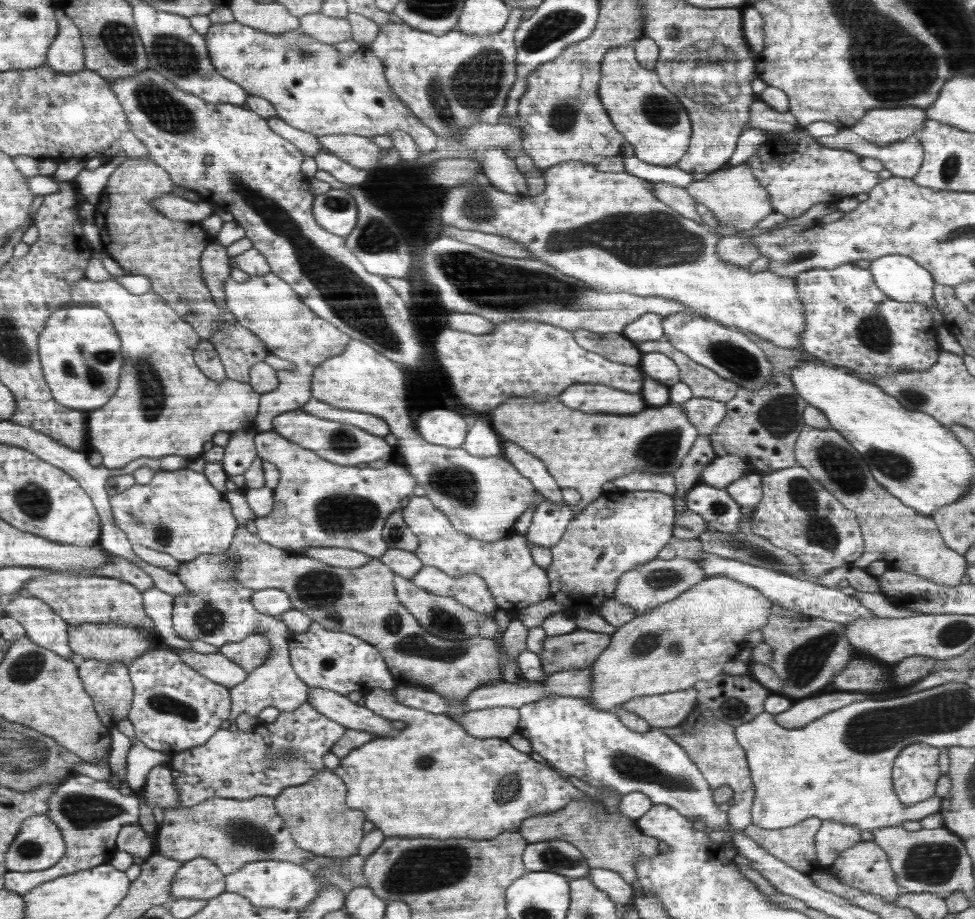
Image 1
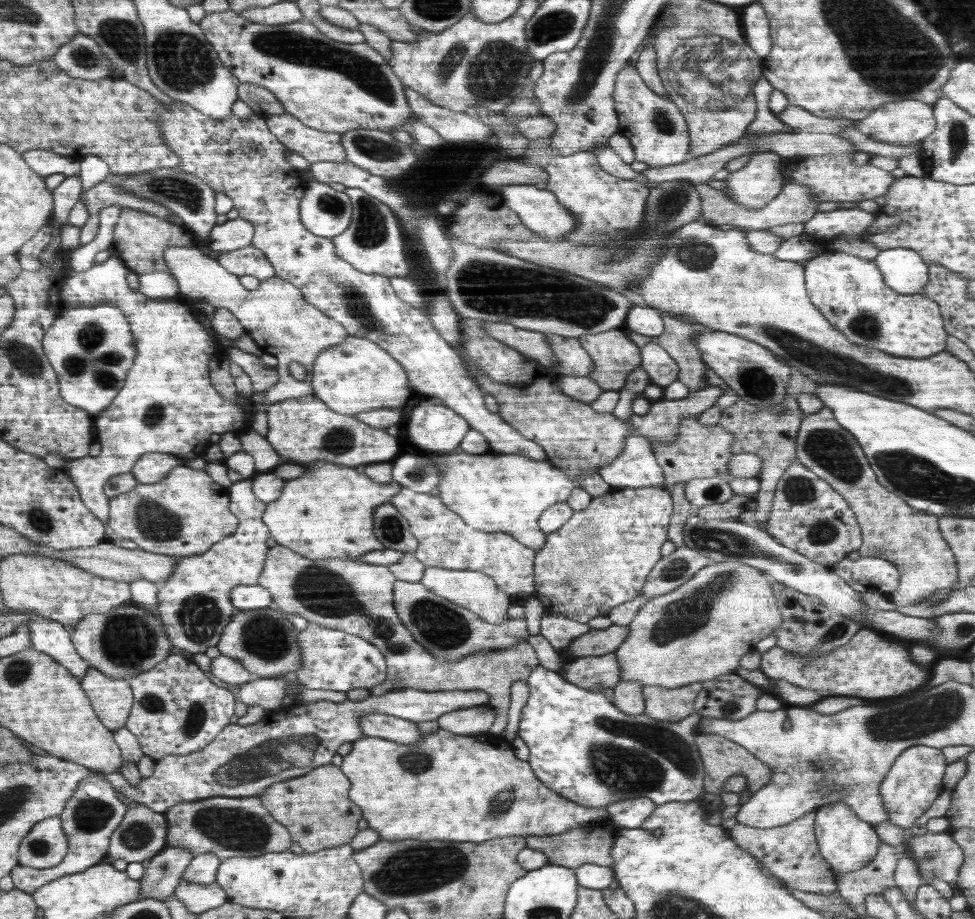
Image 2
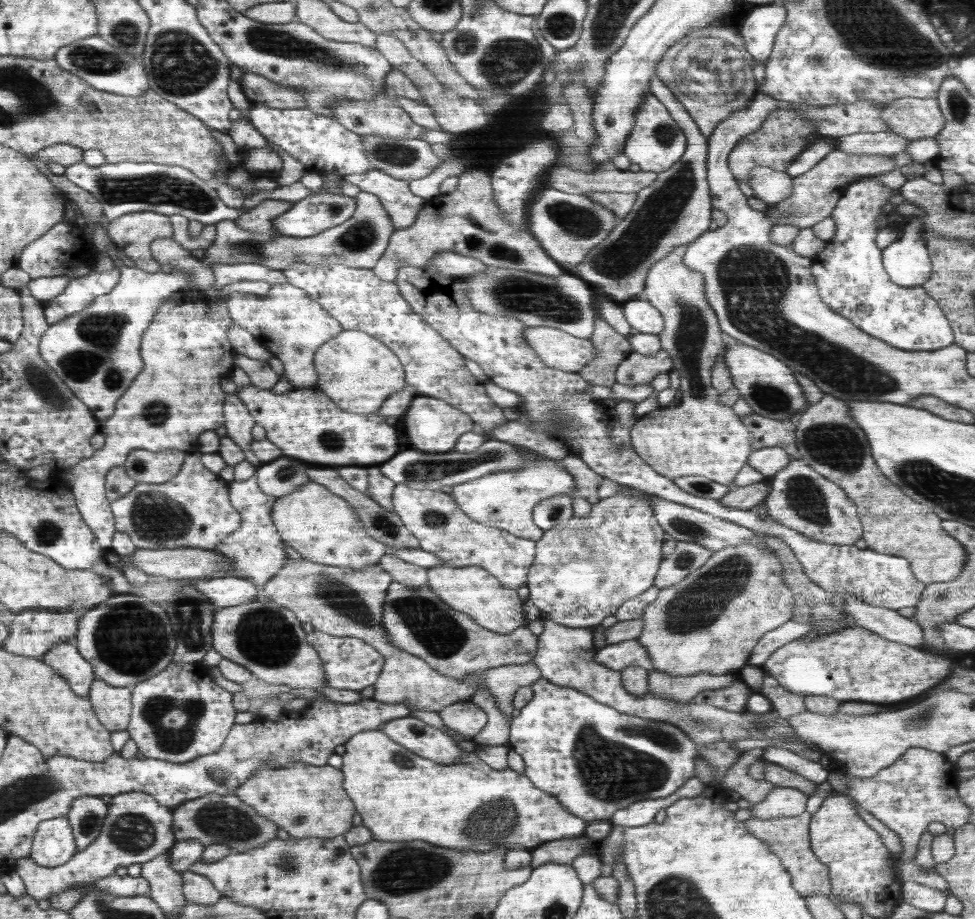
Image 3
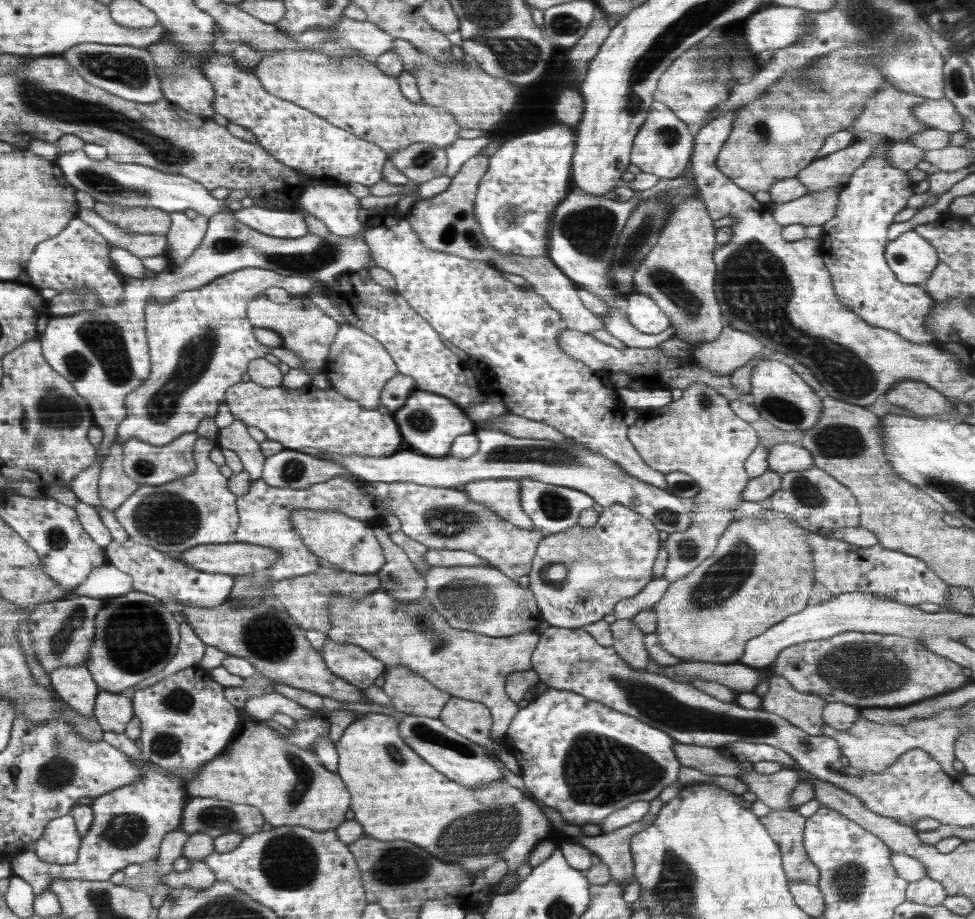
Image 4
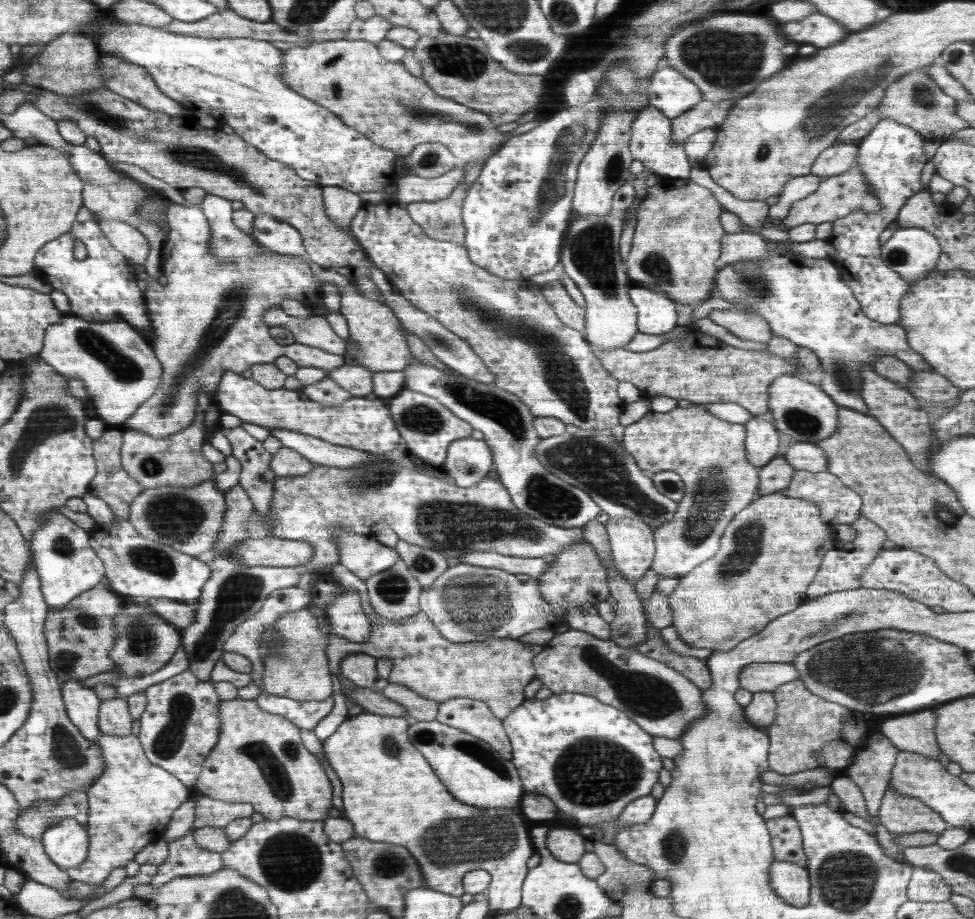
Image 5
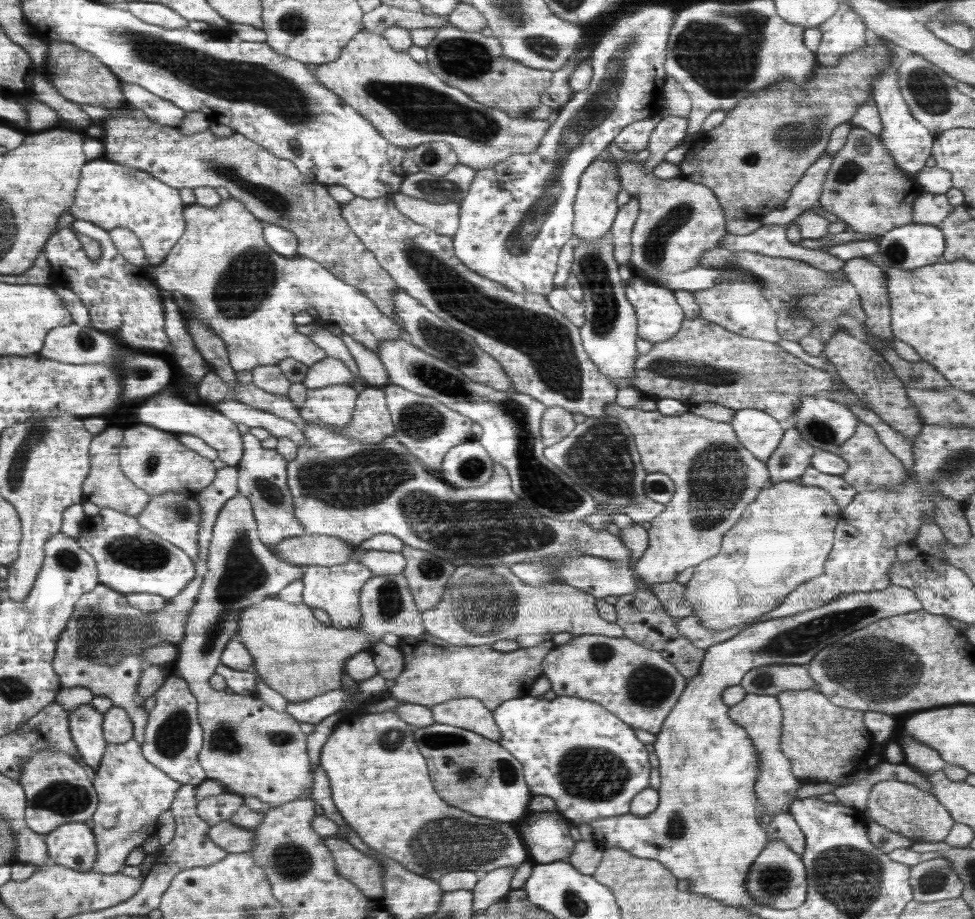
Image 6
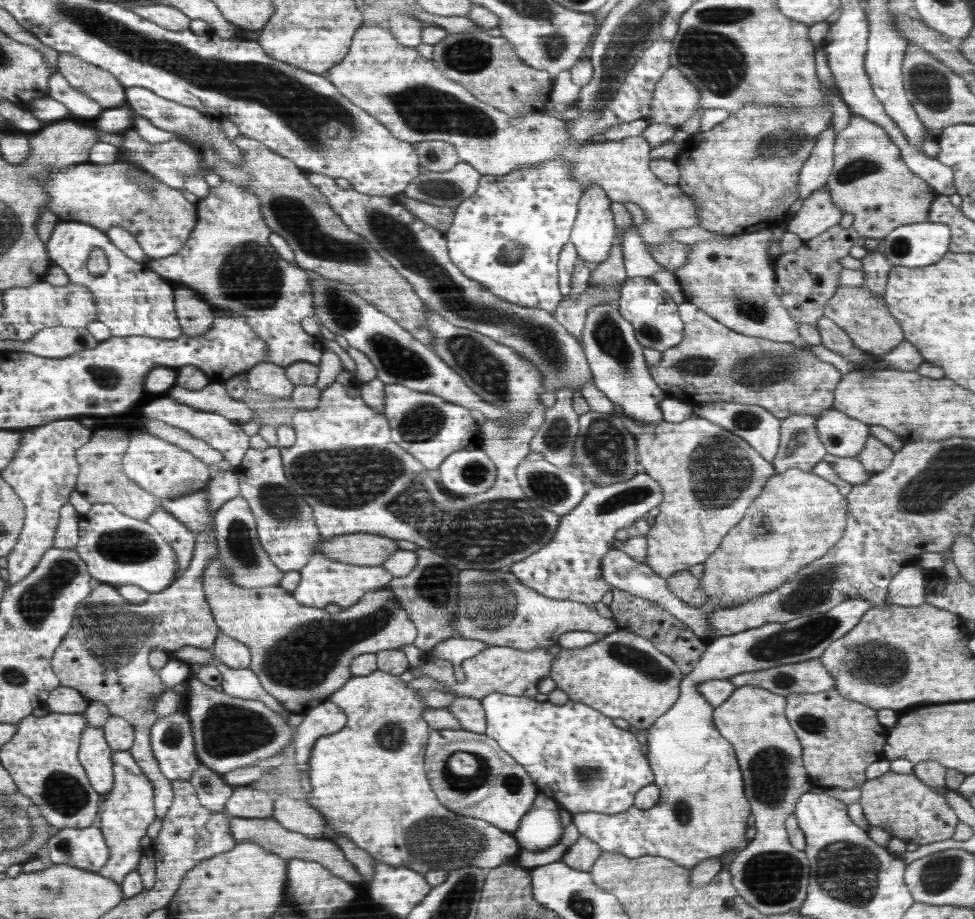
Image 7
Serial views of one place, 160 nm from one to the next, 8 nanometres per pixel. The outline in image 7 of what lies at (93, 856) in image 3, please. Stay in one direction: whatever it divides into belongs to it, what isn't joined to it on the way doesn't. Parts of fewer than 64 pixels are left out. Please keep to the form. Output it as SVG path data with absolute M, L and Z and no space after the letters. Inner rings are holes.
M114 750L112 762L114 784L108 795L100 797L100 813L96 824L107 840L111 856L97 873L122 884L124 876L138 868L138 862L142 858L140 840L148 834L148 826L157 821L157 792L154 791L154 783L150 783L149 776L142 771L141 764L138 764L128 750Z

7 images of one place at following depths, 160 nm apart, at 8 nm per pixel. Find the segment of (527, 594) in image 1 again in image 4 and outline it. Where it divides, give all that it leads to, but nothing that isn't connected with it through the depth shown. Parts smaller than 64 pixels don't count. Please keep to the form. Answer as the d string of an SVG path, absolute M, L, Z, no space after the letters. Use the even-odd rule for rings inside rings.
M335 476L324 482L311 484L301 489L270 486L261 479L252 480L251 489L244 496L237 497L237 510L240 512L240 524L236 530L236 536L233 537L232 541L260 546L264 545L272 549L272 552L278 554L278 561L262 572L262 575L265 575L270 581L279 581L285 578L310 574L311 572L317 572L317 570L321 568L320 564L318 564L321 559L312 554L312 551L306 546L306 542L293 530L291 514L293 514L297 508L337 510L337 512L366 522L371 527L377 524L383 524L385 512L391 512L400 521L401 531L406 536L421 542L424 546L428 548L472 552L472 554L480 556L482 560L486 560L487 565L496 567L508 578L516 580L521 576L529 574L537 546L545 537L545 534L540 529L521 529L502 520L493 510L487 509L487 506L474 502L463 488L453 489L424 486L416 484L415 482L351 481L341 476Z

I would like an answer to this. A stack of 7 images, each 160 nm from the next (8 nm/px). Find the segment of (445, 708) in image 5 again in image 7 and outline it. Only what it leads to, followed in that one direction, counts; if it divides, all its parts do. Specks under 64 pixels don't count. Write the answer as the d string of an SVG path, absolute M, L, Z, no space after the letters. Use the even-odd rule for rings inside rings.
M468 697L454 698L446 710L457 718L461 729L485 734L487 727L485 710L479 700Z

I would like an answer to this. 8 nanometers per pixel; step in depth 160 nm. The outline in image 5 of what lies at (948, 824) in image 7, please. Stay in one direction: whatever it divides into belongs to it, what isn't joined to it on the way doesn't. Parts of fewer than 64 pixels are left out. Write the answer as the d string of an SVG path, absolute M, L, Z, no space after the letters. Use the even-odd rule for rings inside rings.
M888 789L879 806L878 817L892 836L916 832L930 832L939 836L950 828L940 818L939 812L927 807L920 800L898 796Z

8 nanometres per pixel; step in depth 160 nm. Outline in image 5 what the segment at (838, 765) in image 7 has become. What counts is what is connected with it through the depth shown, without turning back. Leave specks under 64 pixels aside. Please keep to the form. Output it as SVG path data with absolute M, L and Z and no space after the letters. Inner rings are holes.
M800 680L787 682L771 693L777 709L774 722L768 728L768 771L788 776L816 769L818 759L814 758L814 753L818 753L825 744L843 738L843 724L849 718L851 709L812 694Z

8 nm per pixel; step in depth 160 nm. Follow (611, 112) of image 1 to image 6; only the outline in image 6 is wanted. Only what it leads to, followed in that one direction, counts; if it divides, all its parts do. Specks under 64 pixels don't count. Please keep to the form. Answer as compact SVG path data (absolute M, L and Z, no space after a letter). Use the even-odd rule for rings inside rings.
M660 113L652 118L643 118L631 122L625 126L615 137L614 142L618 148L628 152L640 152L649 145L649 138L654 130L655 124L660 122Z

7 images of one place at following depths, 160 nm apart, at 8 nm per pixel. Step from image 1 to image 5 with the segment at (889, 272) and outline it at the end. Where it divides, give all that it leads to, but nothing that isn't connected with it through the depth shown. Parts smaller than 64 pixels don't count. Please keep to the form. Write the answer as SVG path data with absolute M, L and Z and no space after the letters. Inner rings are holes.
M899 228L881 246L881 259L908 282L918 282L937 268L941 253L938 239L921 228Z

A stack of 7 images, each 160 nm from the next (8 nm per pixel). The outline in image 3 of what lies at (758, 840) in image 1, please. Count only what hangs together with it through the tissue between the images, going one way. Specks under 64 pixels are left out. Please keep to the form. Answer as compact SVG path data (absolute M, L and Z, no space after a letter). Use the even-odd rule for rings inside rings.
M804 811L799 816L788 818L772 818L772 820L758 820L750 818L744 822L746 832L762 839L778 855L782 866L791 877L791 886L793 891L800 894L802 898L814 896L830 896L830 877L829 870L825 864L822 864L817 856L812 852L809 841L809 825L811 814Z

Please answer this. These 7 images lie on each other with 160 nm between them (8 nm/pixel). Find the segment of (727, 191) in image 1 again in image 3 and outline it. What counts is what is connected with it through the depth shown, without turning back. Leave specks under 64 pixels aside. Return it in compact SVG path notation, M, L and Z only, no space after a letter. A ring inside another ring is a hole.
M767 166L752 170L751 179L746 183L754 190L753 196L764 200L767 205L778 204L793 193L791 176Z

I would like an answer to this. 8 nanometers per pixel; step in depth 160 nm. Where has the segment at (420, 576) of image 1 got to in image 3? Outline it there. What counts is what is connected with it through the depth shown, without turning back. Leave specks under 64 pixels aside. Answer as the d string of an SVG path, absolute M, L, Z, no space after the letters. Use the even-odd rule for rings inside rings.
M438 565L427 569L427 585L442 602L458 612L472 618L476 624L499 632L510 634L513 630L525 626L524 602L518 597L516 589L505 587L499 580L479 566L453 567Z

